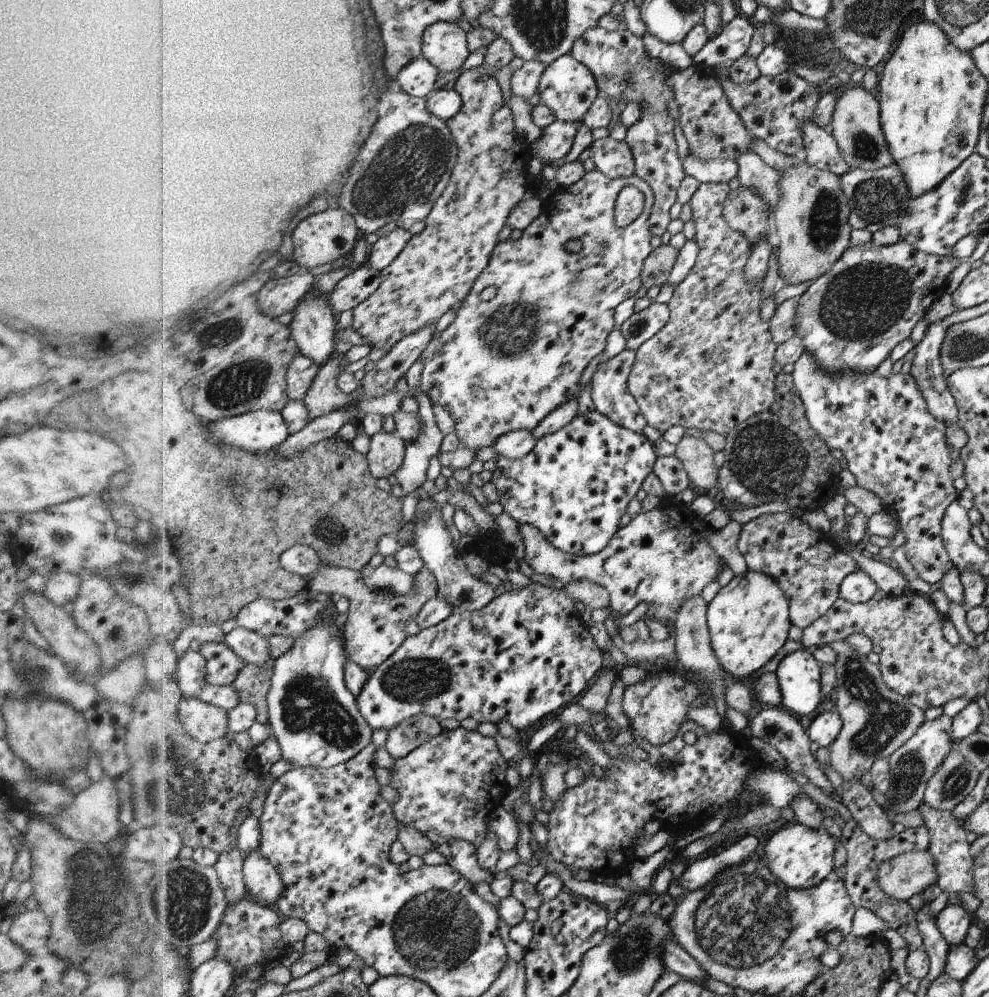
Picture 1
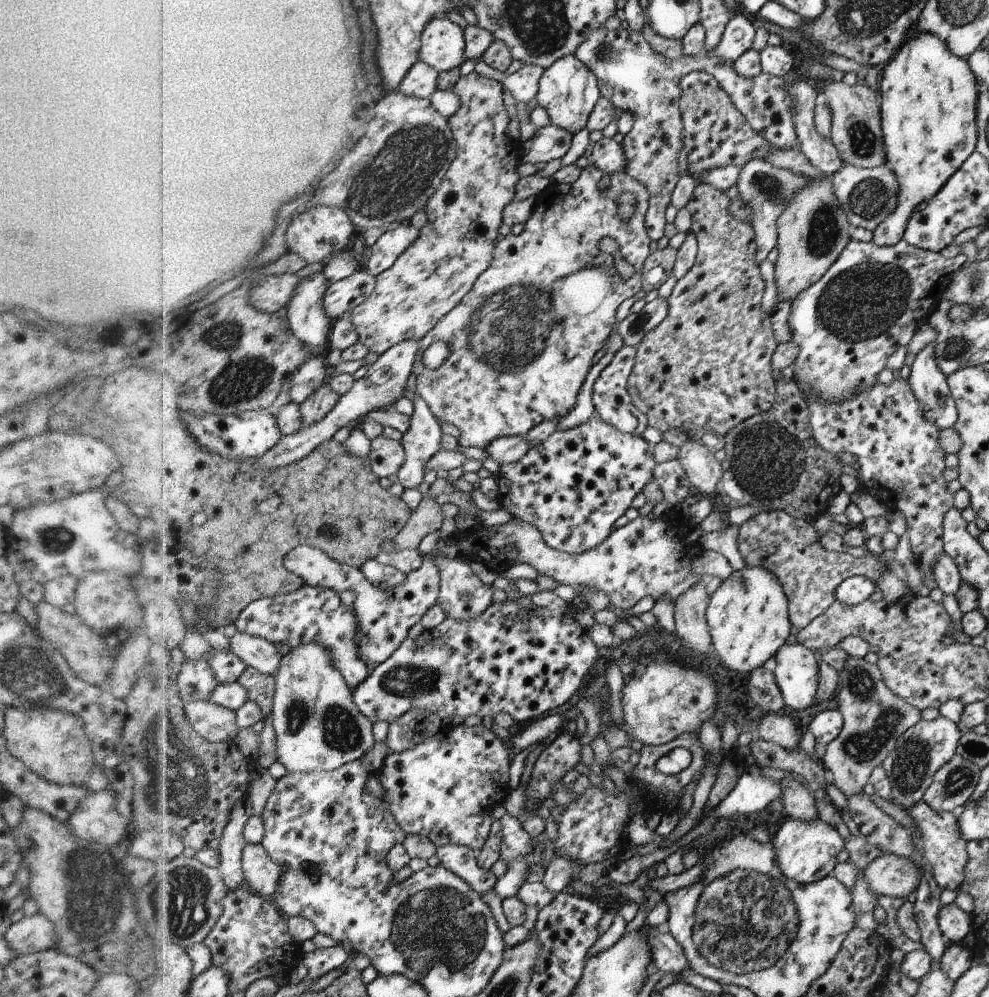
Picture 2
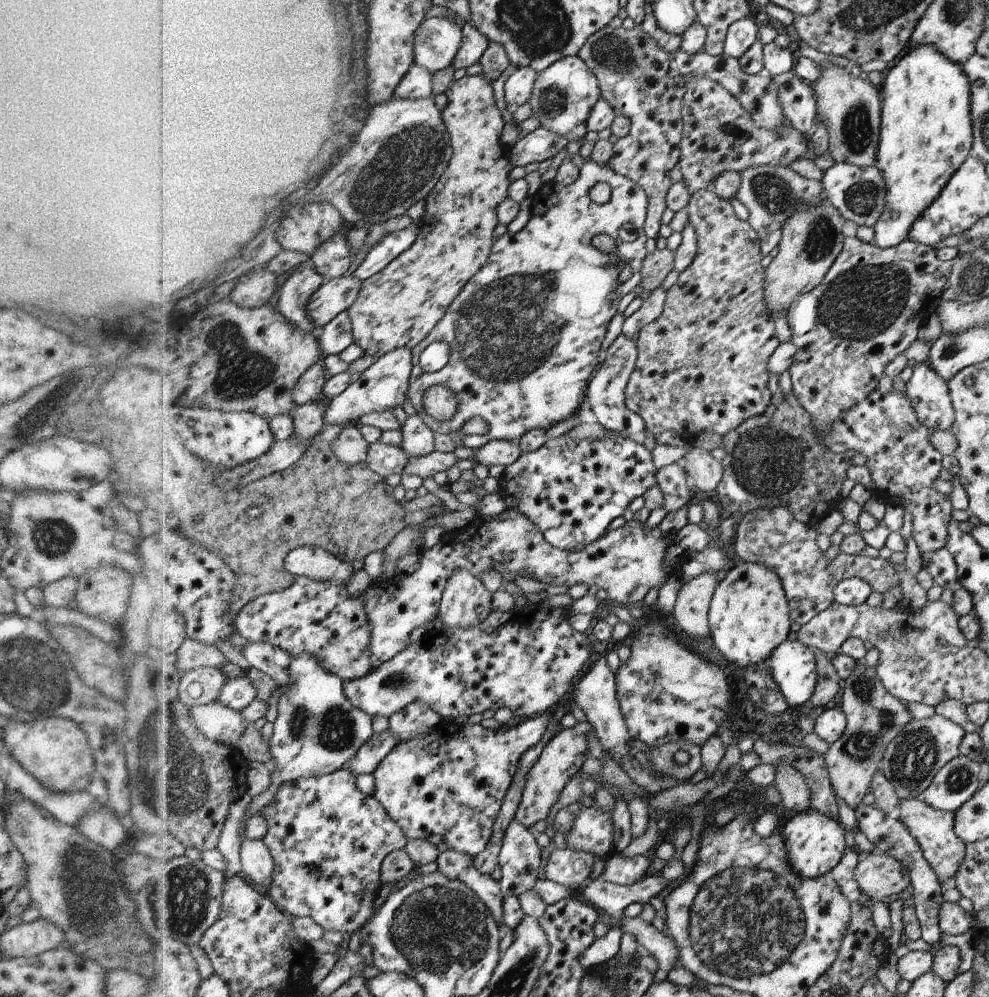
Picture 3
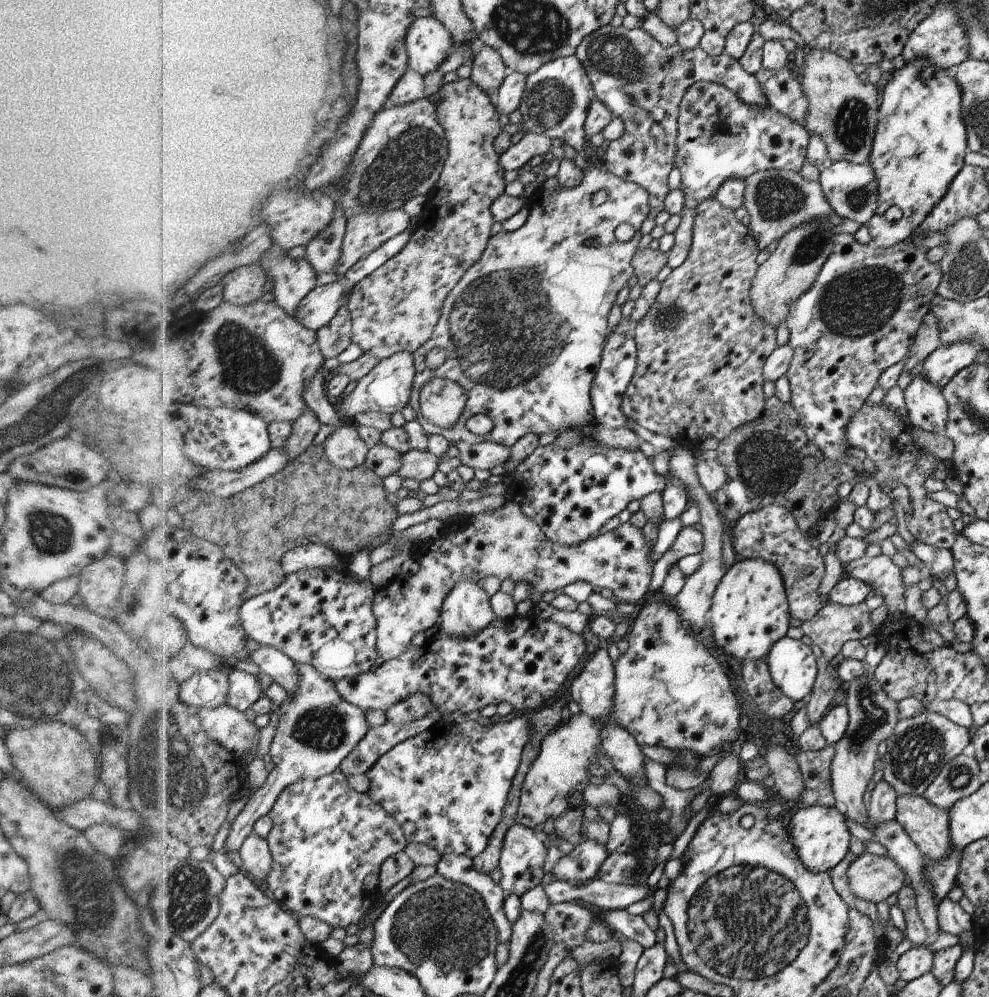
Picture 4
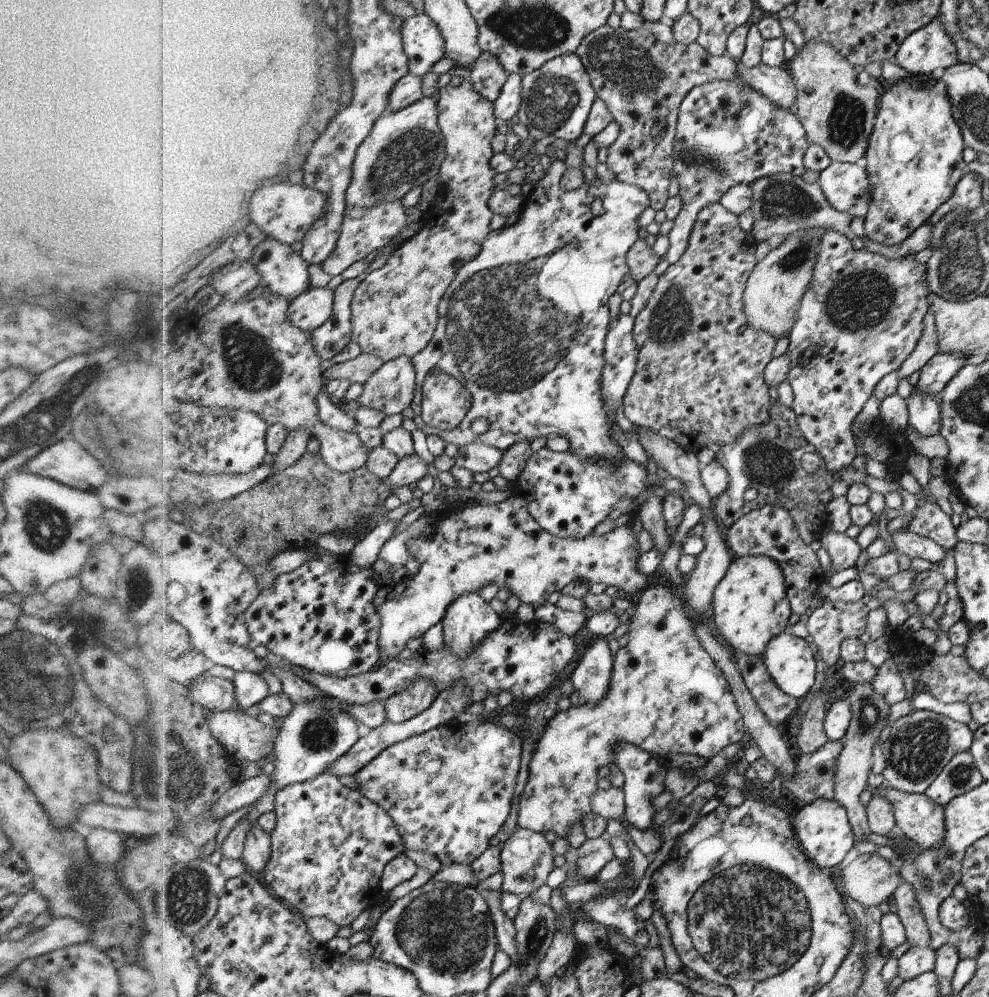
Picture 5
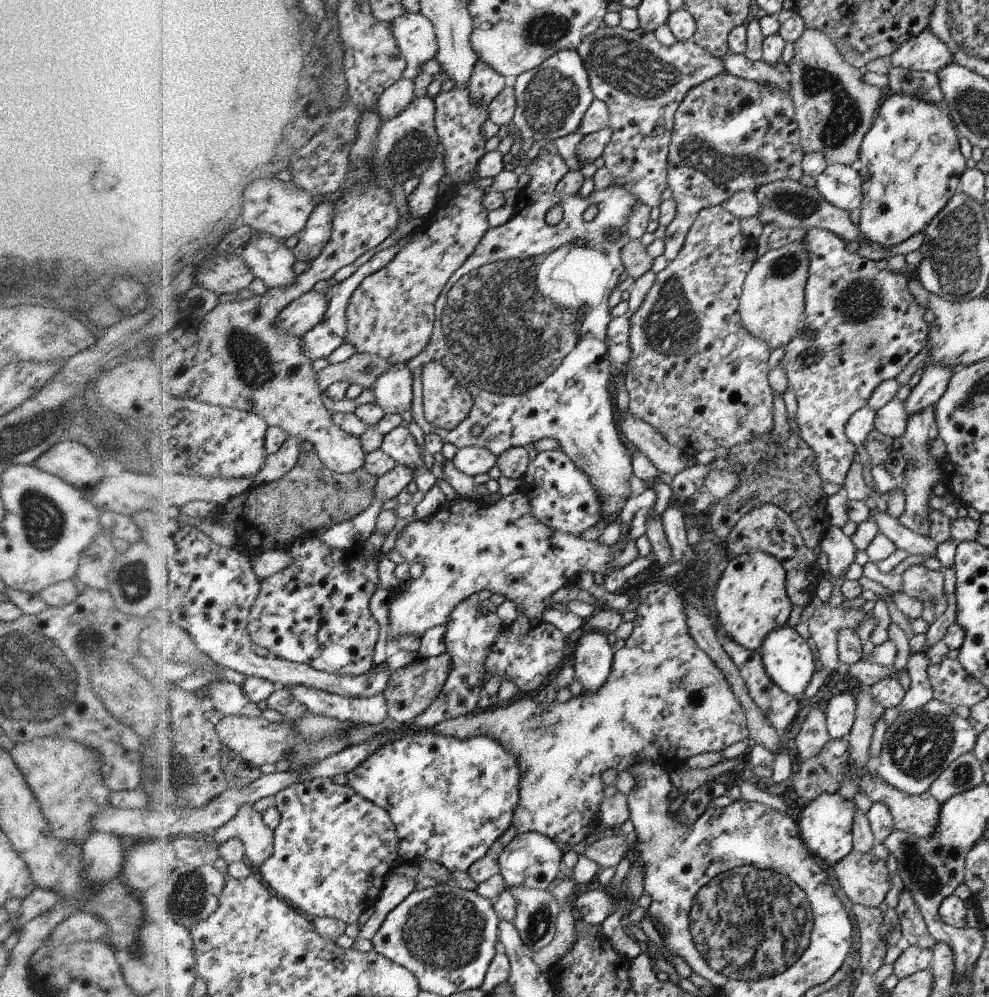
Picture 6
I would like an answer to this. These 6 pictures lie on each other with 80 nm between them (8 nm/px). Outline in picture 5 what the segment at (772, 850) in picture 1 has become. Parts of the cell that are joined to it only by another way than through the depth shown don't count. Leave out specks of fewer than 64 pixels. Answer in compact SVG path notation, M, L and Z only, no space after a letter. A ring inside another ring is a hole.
M819 798L807 804L796 814L792 826L806 856L825 870L832 871L837 864L842 863L842 859L853 849L856 841L845 806L834 798Z

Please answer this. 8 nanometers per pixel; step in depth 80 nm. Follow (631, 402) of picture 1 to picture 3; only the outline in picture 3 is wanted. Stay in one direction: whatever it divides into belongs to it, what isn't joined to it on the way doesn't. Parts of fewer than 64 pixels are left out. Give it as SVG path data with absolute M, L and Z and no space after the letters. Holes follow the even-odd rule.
M621 333L606 350L606 358L594 376L589 386L589 401L592 412L596 414L598 422L605 428L619 432L624 436L642 438L645 432L645 422L631 412L626 406L625 388L637 361L637 342Z

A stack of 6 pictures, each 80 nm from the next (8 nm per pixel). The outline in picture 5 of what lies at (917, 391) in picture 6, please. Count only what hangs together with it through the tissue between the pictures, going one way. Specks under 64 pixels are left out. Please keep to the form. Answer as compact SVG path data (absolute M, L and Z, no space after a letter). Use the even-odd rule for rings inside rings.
M936 353L919 371L916 391L931 397L939 396L948 382L964 366L966 356L960 353Z

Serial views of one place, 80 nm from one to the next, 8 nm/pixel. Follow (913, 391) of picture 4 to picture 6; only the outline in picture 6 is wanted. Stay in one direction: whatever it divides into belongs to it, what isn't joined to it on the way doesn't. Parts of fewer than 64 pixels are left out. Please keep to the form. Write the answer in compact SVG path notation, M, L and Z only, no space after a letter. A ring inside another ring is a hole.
M927 408L921 413L910 416L904 434L896 437L893 443L907 460L907 467L902 474L903 476L899 479L899 485L905 496L905 511L899 517L899 521L912 532L925 537L930 536L931 530L929 516L932 509L928 502L930 502L930 496L933 496L932 488L942 480L941 470L938 468L936 459L933 458L930 450L933 440L939 436L933 408Z

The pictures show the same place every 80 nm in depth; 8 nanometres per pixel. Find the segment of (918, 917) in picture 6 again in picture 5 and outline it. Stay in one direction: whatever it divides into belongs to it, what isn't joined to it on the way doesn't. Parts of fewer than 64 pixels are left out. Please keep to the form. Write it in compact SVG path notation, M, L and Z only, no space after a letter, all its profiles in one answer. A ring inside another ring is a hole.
M902 882L901 886L894 891L892 900L896 903L897 915L905 928L907 940L911 946L928 947L931 943L929 928L912 886Z

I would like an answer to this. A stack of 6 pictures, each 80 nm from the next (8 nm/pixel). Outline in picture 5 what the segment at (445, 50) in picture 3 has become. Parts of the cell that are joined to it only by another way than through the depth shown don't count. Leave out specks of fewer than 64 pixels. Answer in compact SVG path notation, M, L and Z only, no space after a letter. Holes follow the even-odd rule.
M425 12L405 18L403 35L410 74L422 77L426 72L430 71L435 62L444 58L445 39L441 35L441 29L438 28L438 25Z

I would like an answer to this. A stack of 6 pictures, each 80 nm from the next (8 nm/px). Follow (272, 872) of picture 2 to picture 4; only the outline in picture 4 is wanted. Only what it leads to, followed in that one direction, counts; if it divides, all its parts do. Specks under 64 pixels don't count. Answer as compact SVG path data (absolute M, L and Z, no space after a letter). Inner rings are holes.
M254 832L241 848L244 864L241 870L256 880L267 880L274 868L274 855L268 837Z

